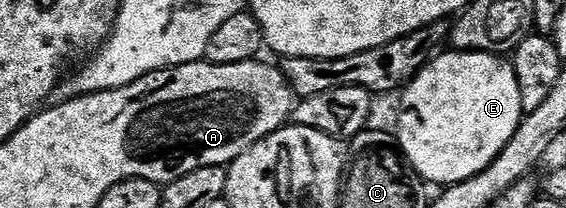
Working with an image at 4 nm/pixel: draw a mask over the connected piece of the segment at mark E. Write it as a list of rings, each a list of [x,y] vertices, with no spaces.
[[[445,50],[434,55],[405,85],[401,92],[399,126],[395,135],[401,146],[401,155],[408,160],[422,180],[430,185],[448,186],[482,172],[501,153],[503,146],[511,142],[522,119],[519,82],[508,59],[491,52]]]

